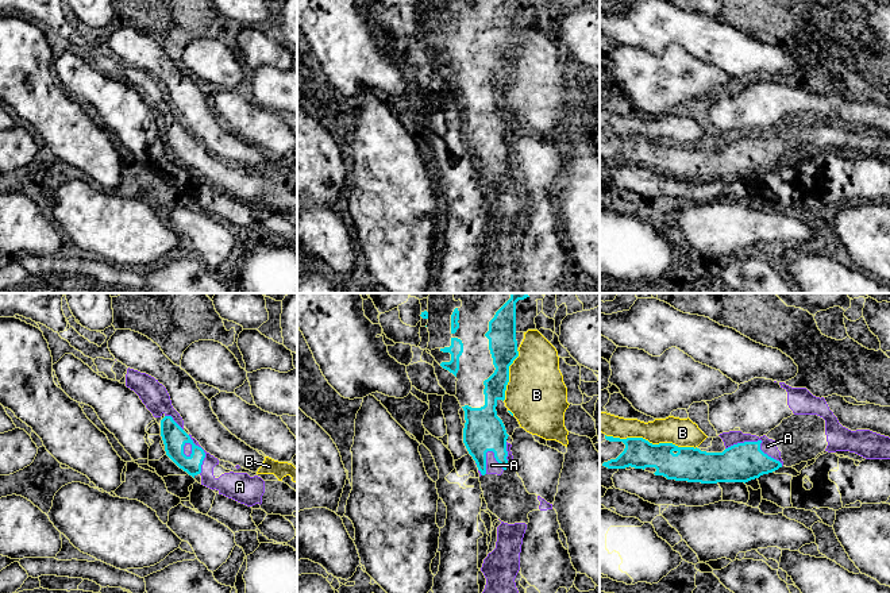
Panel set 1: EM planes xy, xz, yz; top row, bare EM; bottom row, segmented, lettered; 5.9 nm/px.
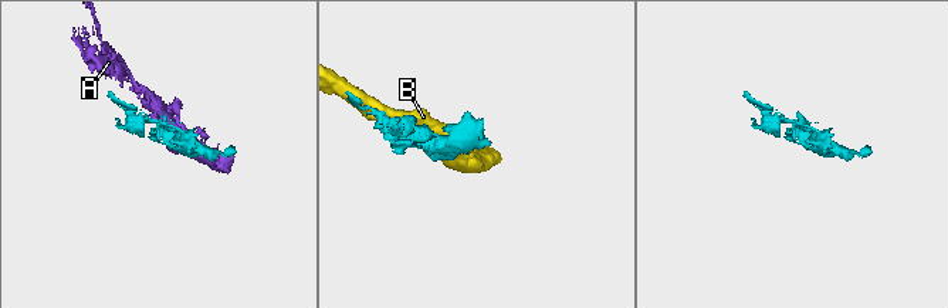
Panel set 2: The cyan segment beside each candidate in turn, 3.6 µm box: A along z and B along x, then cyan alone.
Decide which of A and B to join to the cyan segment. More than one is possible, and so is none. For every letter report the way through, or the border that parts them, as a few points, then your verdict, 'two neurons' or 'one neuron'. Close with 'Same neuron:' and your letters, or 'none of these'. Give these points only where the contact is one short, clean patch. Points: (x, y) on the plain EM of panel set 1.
A: one neuron
B: two neurons
Same neuron: A

